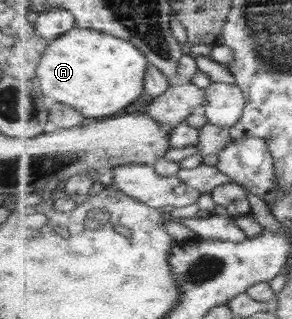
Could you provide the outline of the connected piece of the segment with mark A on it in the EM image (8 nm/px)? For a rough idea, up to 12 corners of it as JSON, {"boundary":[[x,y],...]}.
{"boundary":[[75,27],[37,67],[49,101],[87,118],[122,114],[148,58]]}

